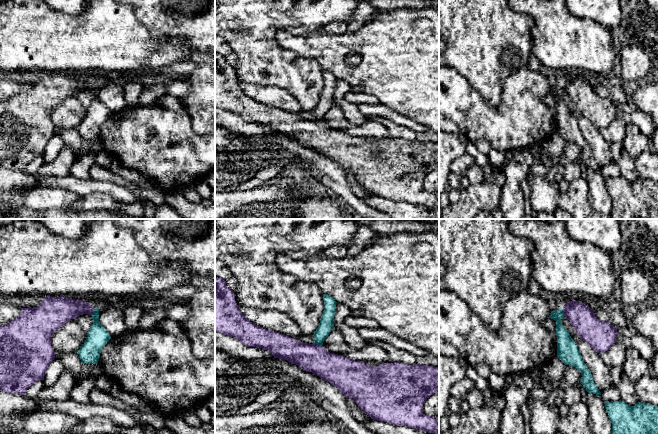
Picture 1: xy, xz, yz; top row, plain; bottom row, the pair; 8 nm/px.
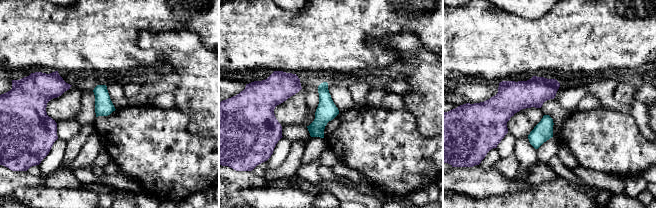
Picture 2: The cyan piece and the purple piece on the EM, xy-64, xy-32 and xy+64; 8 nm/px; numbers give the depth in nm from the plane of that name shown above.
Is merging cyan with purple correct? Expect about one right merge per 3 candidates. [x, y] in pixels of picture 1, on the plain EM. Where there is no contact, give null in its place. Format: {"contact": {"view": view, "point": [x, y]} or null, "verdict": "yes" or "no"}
{"contact": {"view": "xz", "point": [318, 120]}, "verdict": "no"}

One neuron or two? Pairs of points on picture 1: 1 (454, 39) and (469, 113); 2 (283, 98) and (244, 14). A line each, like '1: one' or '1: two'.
1: two
2: two

